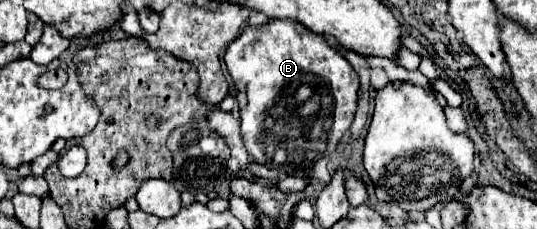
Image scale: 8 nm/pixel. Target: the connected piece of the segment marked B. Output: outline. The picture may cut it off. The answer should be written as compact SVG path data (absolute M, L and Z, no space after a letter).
M274 19L266 25L246 27L226 49L226 69L236 85L236 99L240 105L242 137L250 159L280 169L284 173L310 169L328 149L336 149L344 131L350 127L356 113L356 93L360 87L358 73L352 65L332 49L322 35L312 33L302 23L290 19Z

